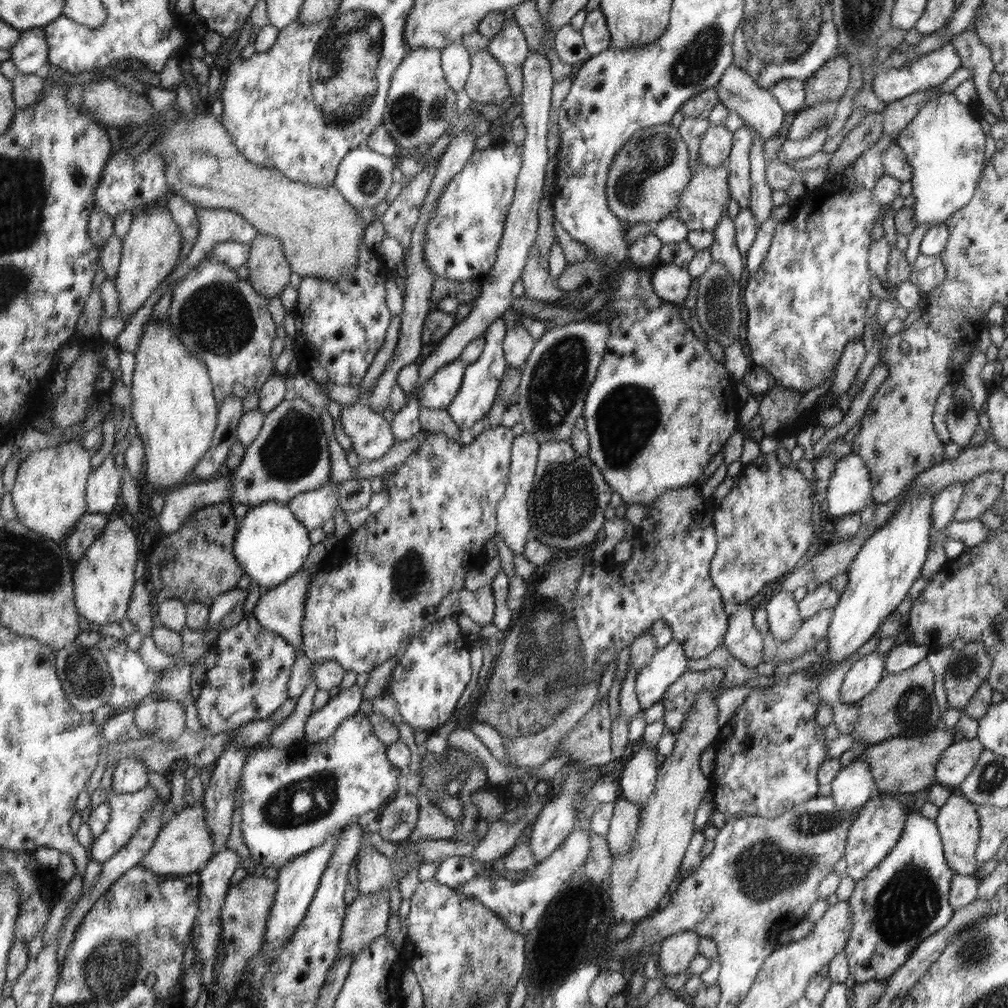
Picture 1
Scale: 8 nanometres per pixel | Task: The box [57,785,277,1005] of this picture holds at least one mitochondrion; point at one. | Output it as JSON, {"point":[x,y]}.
{"point":[110,966]}

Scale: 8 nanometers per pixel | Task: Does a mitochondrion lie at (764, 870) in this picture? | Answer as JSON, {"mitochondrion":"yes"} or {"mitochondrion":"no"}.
{"mitochondrion":"yes"}

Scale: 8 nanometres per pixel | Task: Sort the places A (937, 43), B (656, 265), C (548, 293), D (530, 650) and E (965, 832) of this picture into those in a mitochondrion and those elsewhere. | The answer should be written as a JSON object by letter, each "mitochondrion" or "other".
{"A":"other","B":"other","C":"other","D":"mitochondrion","E":"other"}

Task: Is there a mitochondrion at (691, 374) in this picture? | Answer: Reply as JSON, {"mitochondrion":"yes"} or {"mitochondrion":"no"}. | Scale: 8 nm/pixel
{"mitochondrion":"no"}

